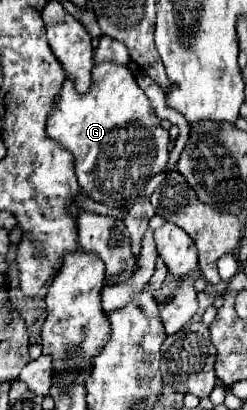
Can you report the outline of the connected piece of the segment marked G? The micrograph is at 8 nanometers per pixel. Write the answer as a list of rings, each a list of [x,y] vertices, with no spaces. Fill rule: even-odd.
[[[103,62],[93,68],[93,84],[83,96],[75,92],[73,82],[69,78],[65,80],[57,108],[51,112],[45,132],[51,140],[55,140],[59,146],[73,154],[79,186],[89,198],[109,208],[123,208],[139,200],[151,176],[161,172],[169,160],[169,134],[159,126],[159,122],[161,120],[155,116],[147,96],[131,76],[129,68],[121,64]]]

